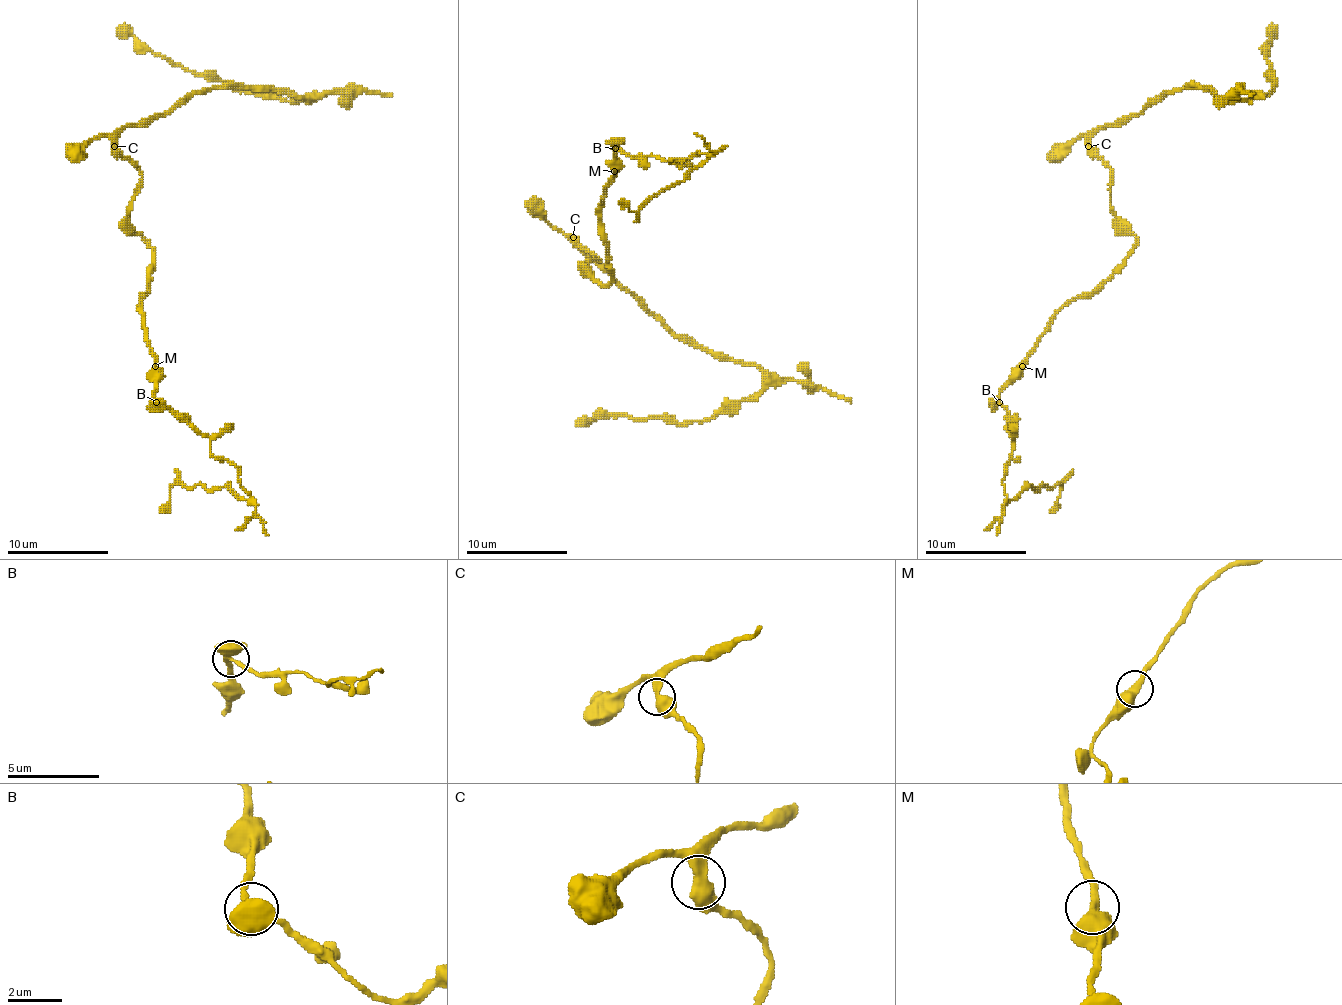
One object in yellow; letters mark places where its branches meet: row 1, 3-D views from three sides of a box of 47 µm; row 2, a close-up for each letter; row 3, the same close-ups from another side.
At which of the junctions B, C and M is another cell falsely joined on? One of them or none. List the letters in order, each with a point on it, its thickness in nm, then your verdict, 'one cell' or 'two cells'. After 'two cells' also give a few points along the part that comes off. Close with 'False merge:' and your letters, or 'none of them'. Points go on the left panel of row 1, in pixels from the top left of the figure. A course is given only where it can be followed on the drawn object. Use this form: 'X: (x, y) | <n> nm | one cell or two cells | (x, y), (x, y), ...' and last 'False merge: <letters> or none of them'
B: (156, 402) | 440 nm | two cells | (157, 401), (208, 437), (213, 454), (238, 469), (250, 497), (240, 500), (225, 487), (177, 484), (160, 512)
C: (114, 146) | 400 nm | one cell
M: (155, 366) | 440 nm | one cell
False merge: B

